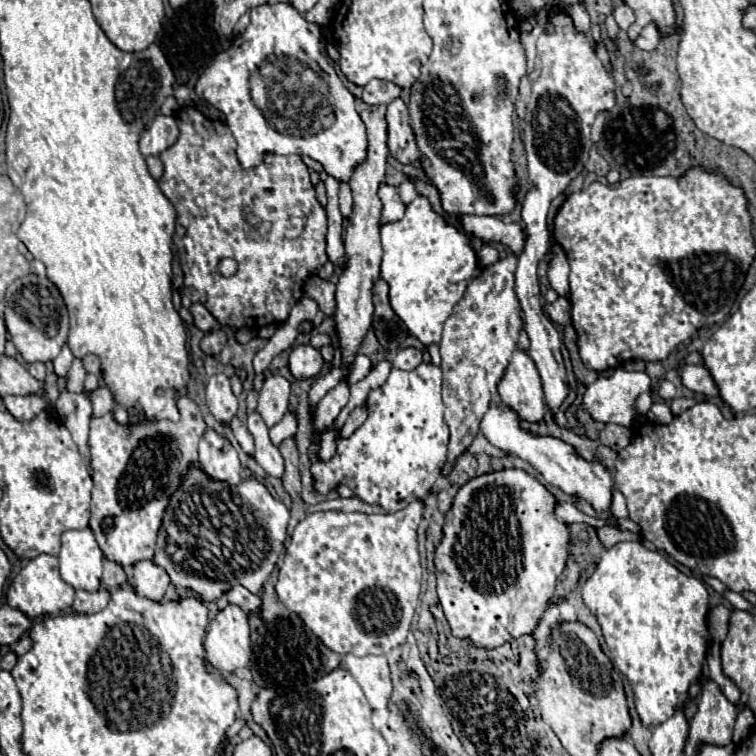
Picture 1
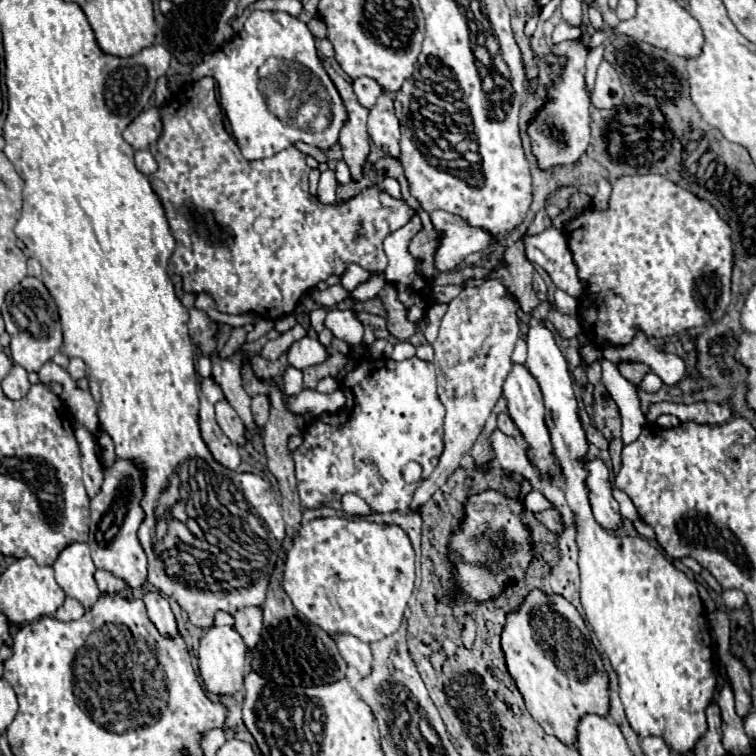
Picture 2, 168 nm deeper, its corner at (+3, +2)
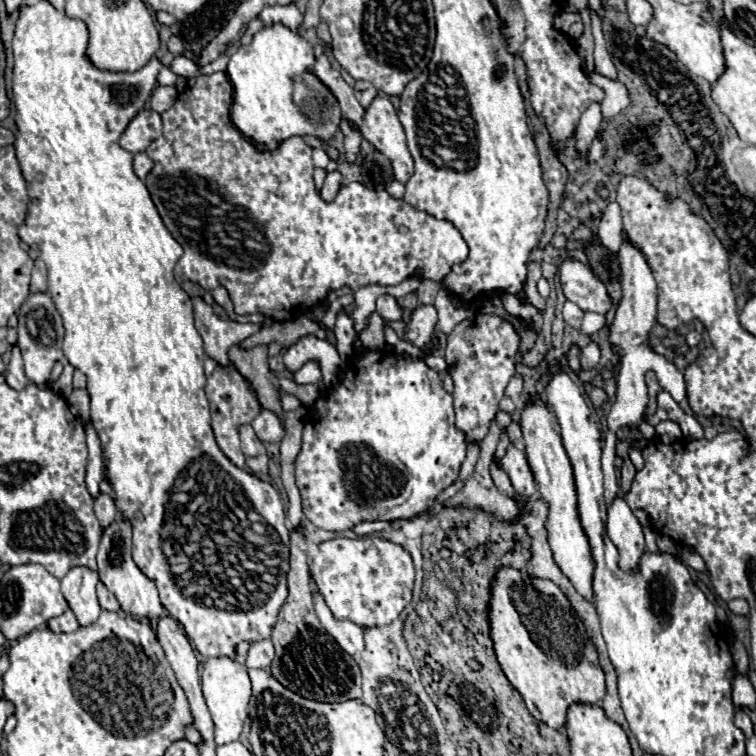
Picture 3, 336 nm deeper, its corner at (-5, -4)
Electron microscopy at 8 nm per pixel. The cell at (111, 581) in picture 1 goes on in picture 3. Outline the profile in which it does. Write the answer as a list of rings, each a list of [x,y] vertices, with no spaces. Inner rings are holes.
[[[104,584],[98,586],[98,600],[100,600],[100,604],[102,604],[104,610],[114,610],[114,612],[120,610],[120,604],[118,604],[116,596]]]

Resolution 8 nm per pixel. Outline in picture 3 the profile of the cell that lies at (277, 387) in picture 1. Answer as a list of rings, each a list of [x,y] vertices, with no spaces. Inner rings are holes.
[[[262,410],[254,420],[252,428],[262,442],[280,442],[284,436],[284,424],[270,410]]]

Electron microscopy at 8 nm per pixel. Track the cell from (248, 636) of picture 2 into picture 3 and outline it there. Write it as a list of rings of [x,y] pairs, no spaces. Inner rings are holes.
[[[268,638],[250,642],[246,668],[264,668],[264,670],[268,670],[270,662],[272,662],[272,656],[274,656],[274,646]]]

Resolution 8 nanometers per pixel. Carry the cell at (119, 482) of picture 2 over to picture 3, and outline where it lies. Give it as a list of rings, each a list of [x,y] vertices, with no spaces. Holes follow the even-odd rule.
[[[118,518],[104,528],[96,560],[98,560],[100,580],[106,584],[110,592],[116,594],[126,614],[136,618],[160,618],[166,612],[164,606],[160,604],[154,580],[148,578],[132,560],[132,524],[126,518]]]

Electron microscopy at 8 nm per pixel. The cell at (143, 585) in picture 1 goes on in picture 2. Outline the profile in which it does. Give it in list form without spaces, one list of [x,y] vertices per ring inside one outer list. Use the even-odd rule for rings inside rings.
[[[148,592],[144,596],[144,604],[148,610],[148,618],[158,628],[158,632],[166,634],[168,638],[174,638],[178,634],[178,626],[176,626],[176,618],[170,610],[168,598],[164,598],[160,592]]]

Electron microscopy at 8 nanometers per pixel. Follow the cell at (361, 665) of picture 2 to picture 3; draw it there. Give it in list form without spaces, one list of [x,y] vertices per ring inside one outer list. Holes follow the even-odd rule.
[[[314,596],[314,604],[316,604],[316,614],[322,622],[322,626],[326,628],[326,632],[340,644],[340,648],[348,654],[362,654],[364,650],[364,632],[356,626],[356,624],[348,624],[346,620],[336,620],[332,616],[332,612],[328,612],[328,606],[320,600],[320,596]]]

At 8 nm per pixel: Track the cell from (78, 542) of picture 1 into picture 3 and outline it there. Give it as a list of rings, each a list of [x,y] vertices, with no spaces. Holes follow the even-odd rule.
[[[74,566],[62,578],[62,594],[74,610],[80,626],[88,626],[98,620],[102,608],[96,596],[96,584],[100,582],[98,572],[86,566]]]

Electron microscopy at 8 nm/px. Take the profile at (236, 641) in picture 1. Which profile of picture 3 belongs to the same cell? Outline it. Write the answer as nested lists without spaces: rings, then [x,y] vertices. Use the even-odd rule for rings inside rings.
[[[234,654],[220,656],[220,658],[206,658],[202,670],[202,692],[208,710],[212,714],[212,720],[216,724],[216,744],[228,744],[238,740],[242,724],[248,718],[248,702],[252,696],[252,686],[250,686],[246,666],[236,662]]]

